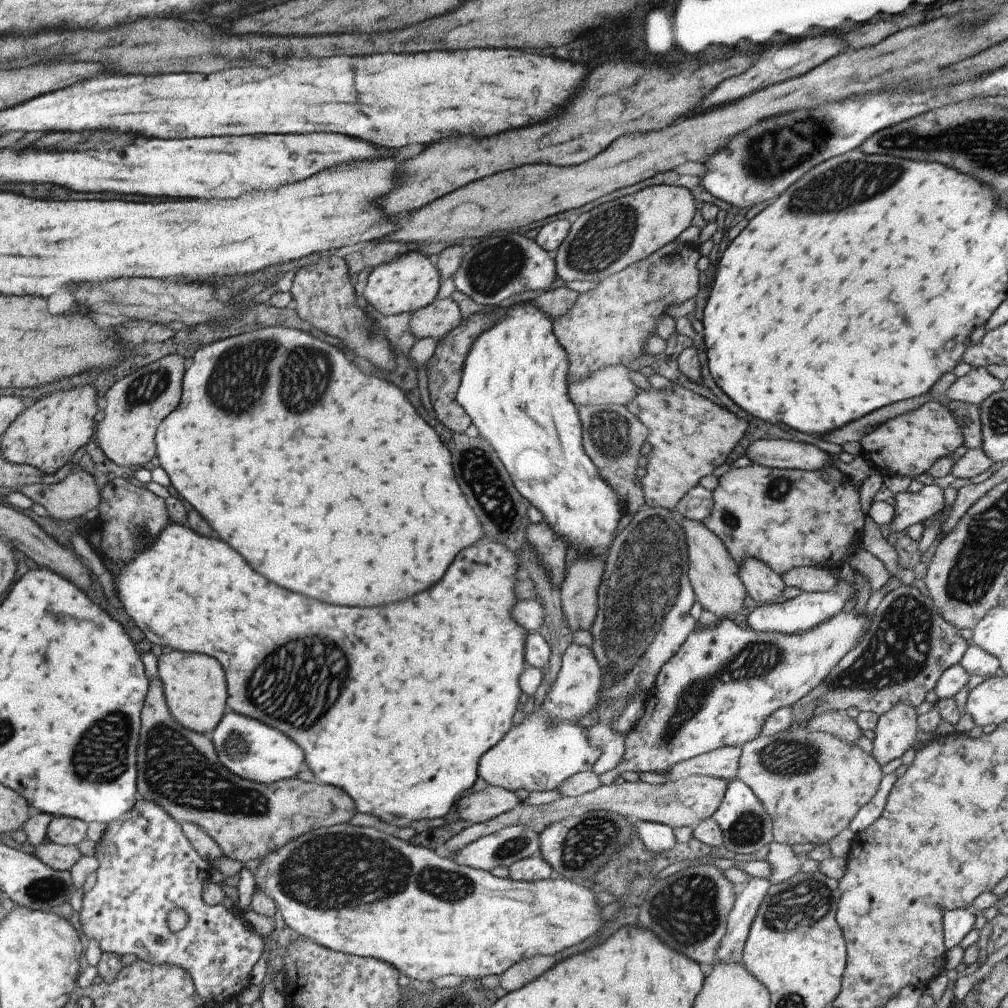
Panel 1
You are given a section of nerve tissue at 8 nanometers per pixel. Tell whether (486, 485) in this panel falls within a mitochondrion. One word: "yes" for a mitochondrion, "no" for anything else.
yes

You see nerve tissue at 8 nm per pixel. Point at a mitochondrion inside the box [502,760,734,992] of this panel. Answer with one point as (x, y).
(688, 913)

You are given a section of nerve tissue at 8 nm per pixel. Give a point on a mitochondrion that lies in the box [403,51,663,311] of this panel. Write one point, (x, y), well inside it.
(603, 239)

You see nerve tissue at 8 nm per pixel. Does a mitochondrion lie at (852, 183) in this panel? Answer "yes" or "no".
yes

